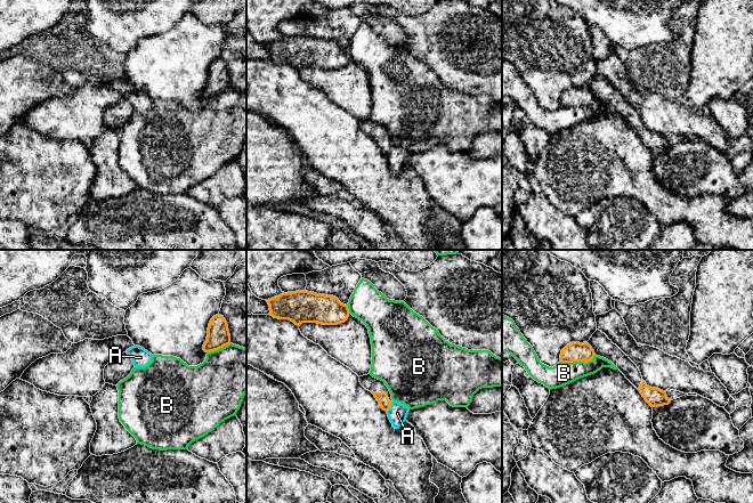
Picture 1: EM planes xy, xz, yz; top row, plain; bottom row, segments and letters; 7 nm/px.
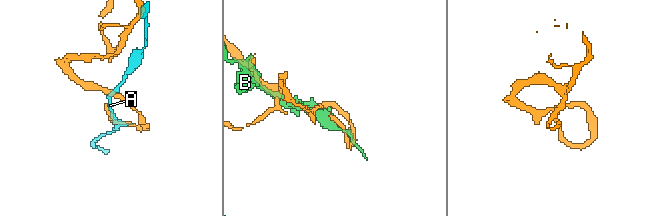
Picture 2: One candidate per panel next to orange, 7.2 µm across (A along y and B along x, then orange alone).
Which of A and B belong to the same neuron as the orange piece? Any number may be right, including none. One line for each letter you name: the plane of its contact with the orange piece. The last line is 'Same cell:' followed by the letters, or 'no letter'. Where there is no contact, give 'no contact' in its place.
Same cell: no letter

